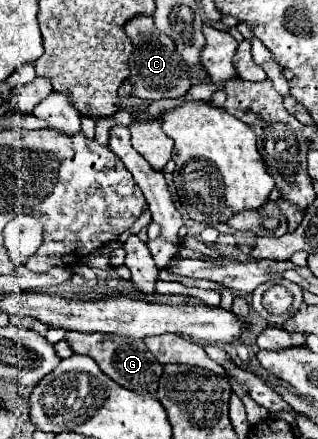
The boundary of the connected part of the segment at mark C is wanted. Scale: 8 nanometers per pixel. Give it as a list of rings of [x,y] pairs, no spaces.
[[[134,16],[124,24],[124,34],[134,44],[134,52],[128,58],[130,76],[128,82],[132,86],[132,96],[142,100],[164,100],[164,98],[184,98],[188,90],[194,86],[194,82],[188,76],[188,68],[180,62],[180,56],[176,54],[176,44],[170,36],[162,34],[152,16]]]

